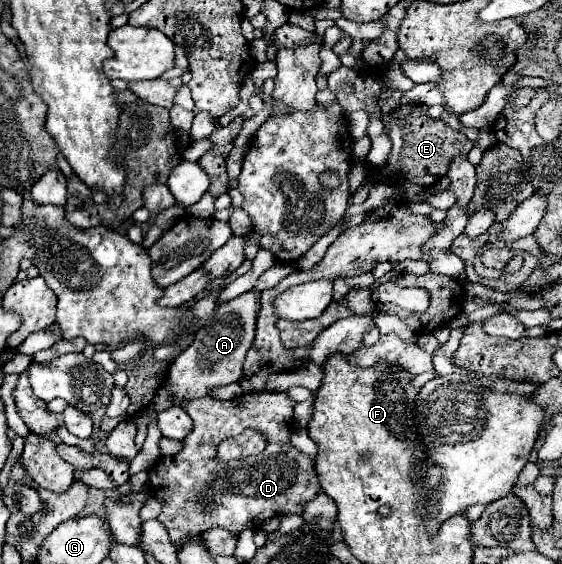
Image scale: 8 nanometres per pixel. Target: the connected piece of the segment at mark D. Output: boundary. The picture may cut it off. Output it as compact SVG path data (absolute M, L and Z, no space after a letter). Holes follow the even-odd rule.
M250 392L250 394L242 394L240 398L232 398L228 402L204 396L196 400L184 400L180 404L186 410L186 414L194 420L194 430L182 440L184 446L178 454L162 456L148 472L150 486L154 488L152 492L164 506L158 520L168 530L172 544L180 548L186 542L186 538L192 536L194 532L200 534L214 526L222 526L232 534L240 534L244 528L252 528L252 530L260 528L262 522L272 516L288 516L288 514L300 516L304 504L322 492L322 484L314 470L314 462L306 458L306 454L300 454L300 450L292 448L288 440L294 404L296 402L292 402L284 392ZM246 428L260 430L260 434L266 436L268 442L266 450L260 452L258 456L250 456L244 460L234 460L226 464L218 462L214 458L218 442L234 434L242 434Z

